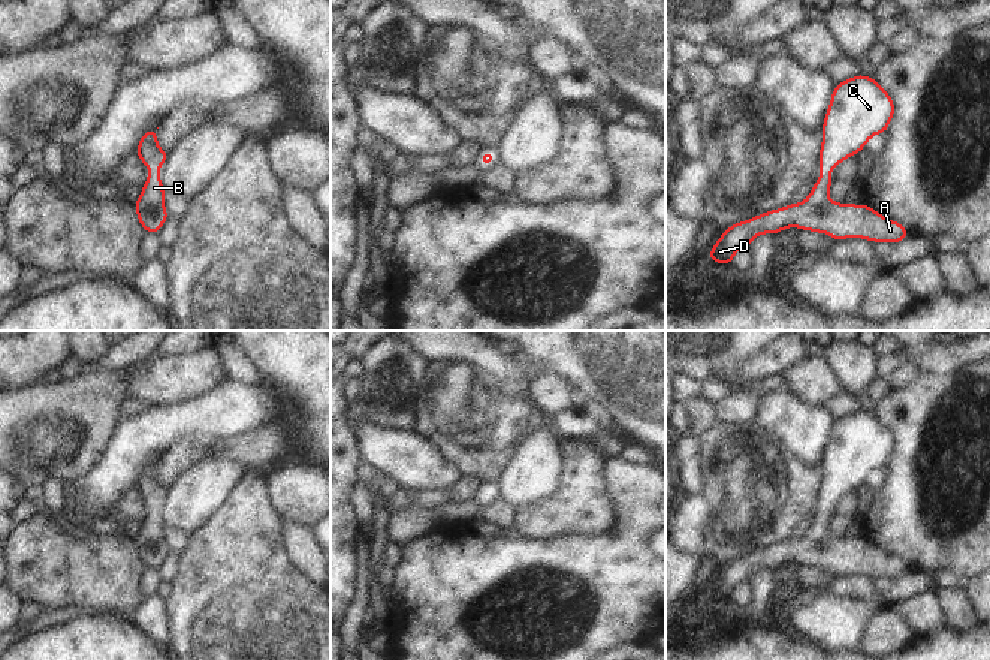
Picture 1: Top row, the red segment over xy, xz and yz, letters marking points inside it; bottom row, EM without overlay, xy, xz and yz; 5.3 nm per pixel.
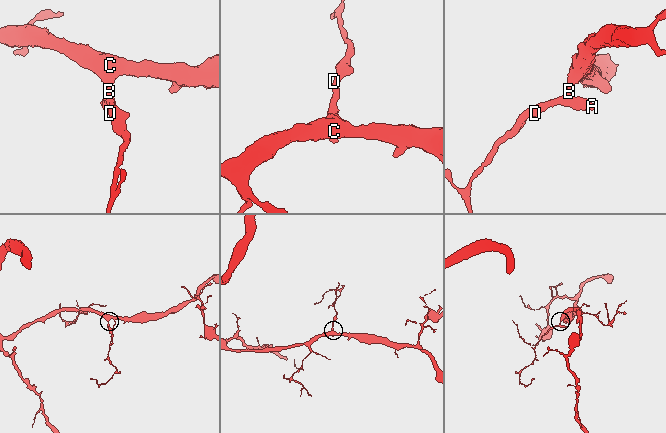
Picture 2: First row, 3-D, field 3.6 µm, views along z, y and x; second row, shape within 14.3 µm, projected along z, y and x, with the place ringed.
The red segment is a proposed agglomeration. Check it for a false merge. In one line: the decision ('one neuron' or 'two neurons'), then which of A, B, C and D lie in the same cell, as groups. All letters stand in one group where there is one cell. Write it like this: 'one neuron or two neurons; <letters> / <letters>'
one neuron; A B C D

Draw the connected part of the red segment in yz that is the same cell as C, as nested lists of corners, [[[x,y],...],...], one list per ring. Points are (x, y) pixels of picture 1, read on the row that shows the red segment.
[[[857,75],[834,85],[821,127],[823,145],[818,160],[821,175],[809,196],[802,204],[790,204],[733,224],[722,232],[707,257],[730,265],[736,251],[749,247],[757,235],[776,235],[790,226],[824,232],[834,241],[863,238],[873,244],[879,241],[897,244],[908,238],[909,230],[899,221],[885,219],[873,207],[828,199],[828,187],[834,181],[830,169],[858,154],[876,133],[887,132],[893,115],[894,103],[875,78]]]

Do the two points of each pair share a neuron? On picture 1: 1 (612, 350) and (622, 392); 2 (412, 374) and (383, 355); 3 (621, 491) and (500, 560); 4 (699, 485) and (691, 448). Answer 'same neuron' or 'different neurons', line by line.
1: same neuron
2: same neuron
3: same neuron
4: same neuron

